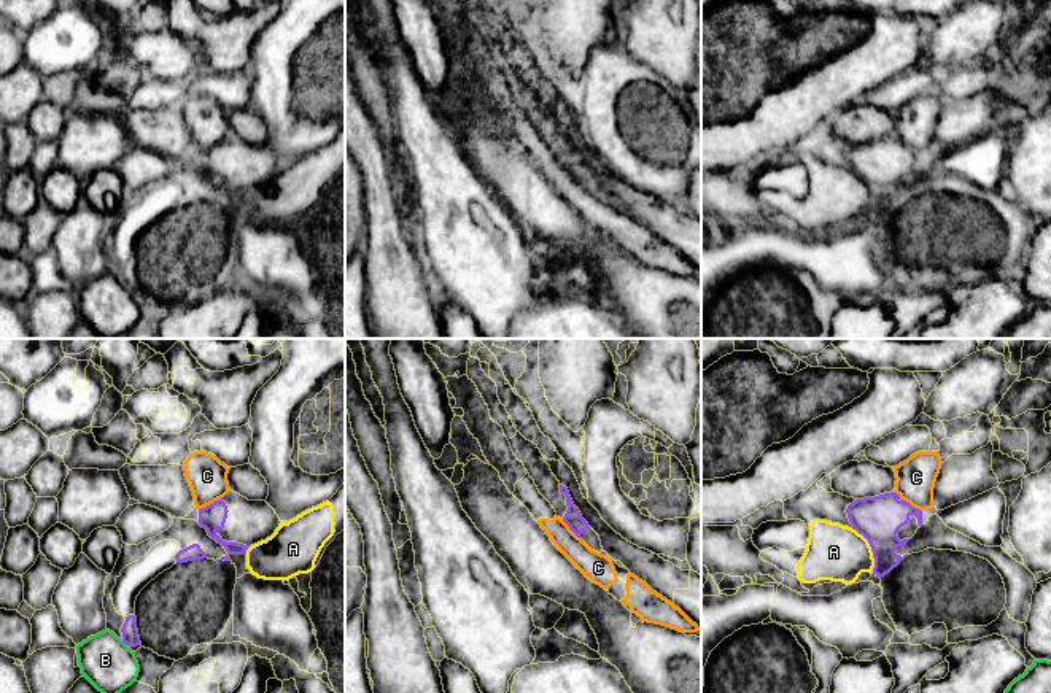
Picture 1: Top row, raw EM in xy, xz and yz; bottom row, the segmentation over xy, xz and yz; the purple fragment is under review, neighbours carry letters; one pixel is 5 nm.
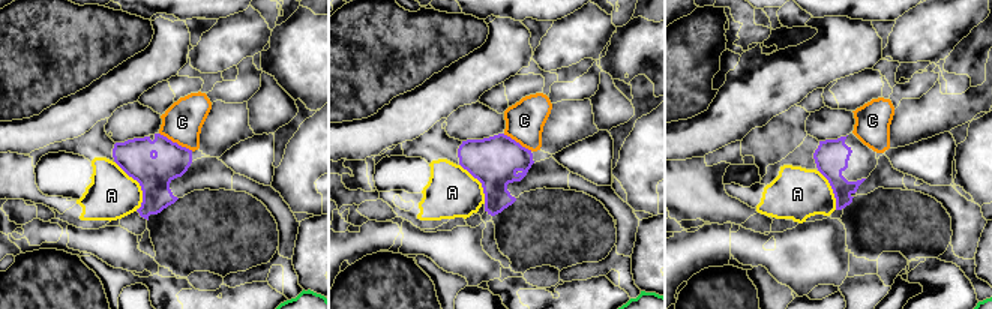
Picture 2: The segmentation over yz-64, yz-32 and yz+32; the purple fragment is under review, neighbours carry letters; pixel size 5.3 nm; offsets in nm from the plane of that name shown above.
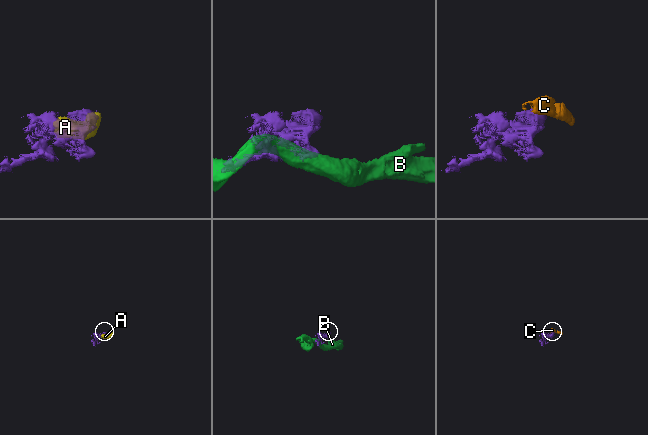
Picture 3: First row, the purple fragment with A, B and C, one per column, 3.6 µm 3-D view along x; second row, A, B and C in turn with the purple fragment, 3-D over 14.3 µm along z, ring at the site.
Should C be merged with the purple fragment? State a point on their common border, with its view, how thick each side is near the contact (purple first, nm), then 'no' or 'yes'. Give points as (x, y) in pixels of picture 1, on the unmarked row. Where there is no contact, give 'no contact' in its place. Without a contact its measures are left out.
contact yz (905, 145); calibres 220 and 200 nm; no

